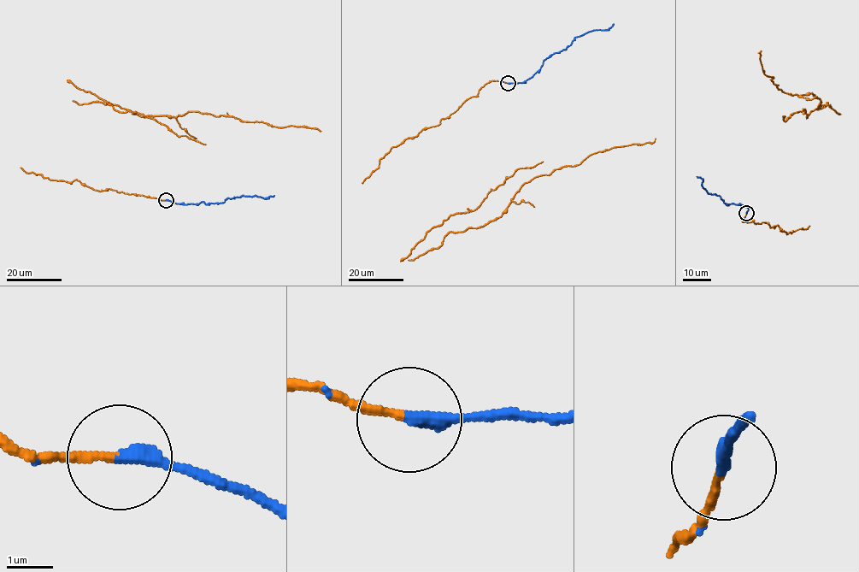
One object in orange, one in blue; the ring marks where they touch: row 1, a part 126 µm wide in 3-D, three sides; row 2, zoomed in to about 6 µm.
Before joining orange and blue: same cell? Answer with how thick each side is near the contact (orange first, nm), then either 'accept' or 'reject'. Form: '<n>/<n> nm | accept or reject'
160/320 nm | accept

